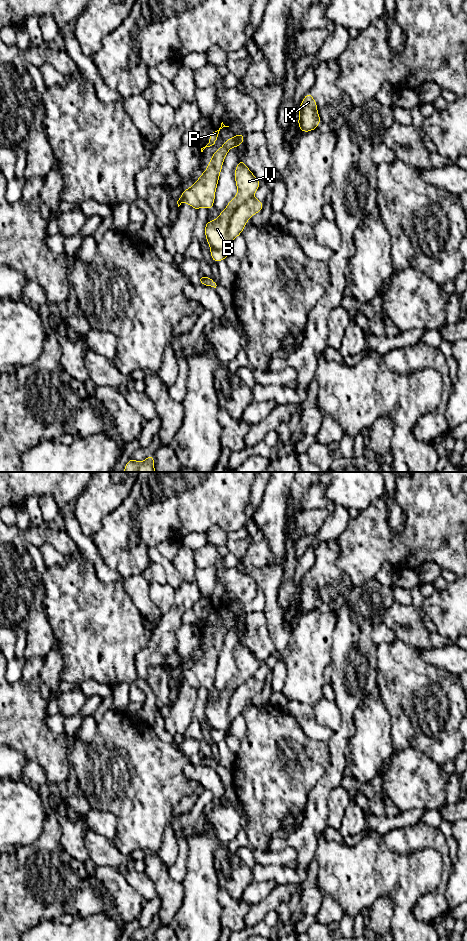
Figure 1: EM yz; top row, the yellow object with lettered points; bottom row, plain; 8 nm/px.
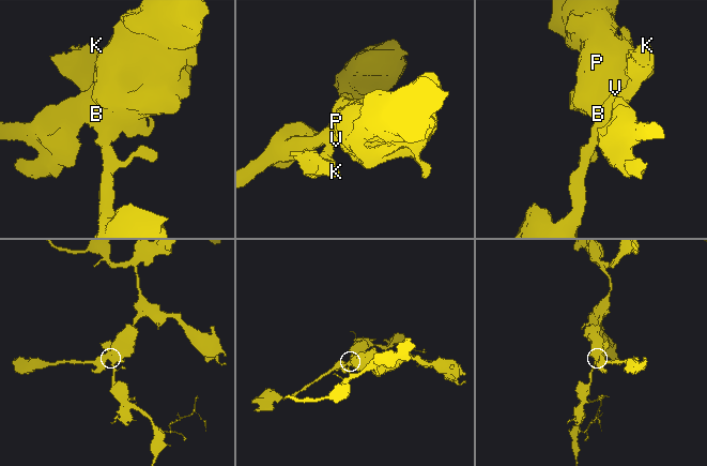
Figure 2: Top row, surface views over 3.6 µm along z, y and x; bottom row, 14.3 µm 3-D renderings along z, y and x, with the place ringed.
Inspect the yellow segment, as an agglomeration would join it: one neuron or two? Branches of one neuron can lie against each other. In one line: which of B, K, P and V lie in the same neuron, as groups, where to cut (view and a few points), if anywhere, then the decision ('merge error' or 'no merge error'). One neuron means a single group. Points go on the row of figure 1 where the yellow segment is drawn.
B P V / K; cut in yz along (252, 195), (231, 216), (228, 229), (230, 243); merge error

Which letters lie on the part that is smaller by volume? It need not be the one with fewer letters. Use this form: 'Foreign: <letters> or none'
Foreign: K

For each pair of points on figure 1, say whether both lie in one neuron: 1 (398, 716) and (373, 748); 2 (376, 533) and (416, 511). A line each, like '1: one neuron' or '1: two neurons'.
1: two neurons
2: one neuron

